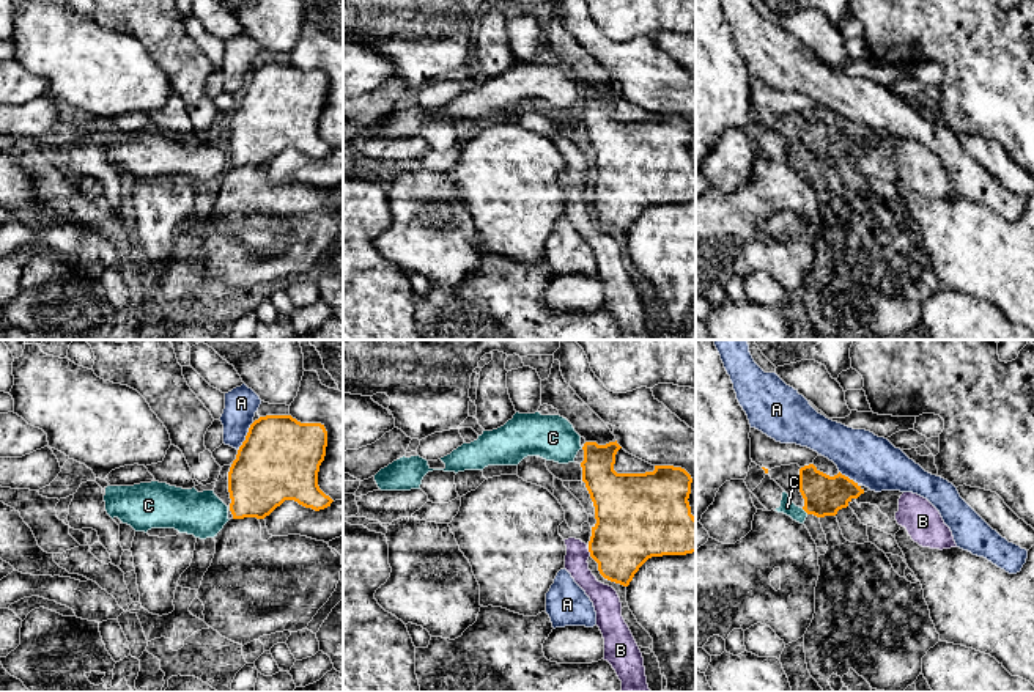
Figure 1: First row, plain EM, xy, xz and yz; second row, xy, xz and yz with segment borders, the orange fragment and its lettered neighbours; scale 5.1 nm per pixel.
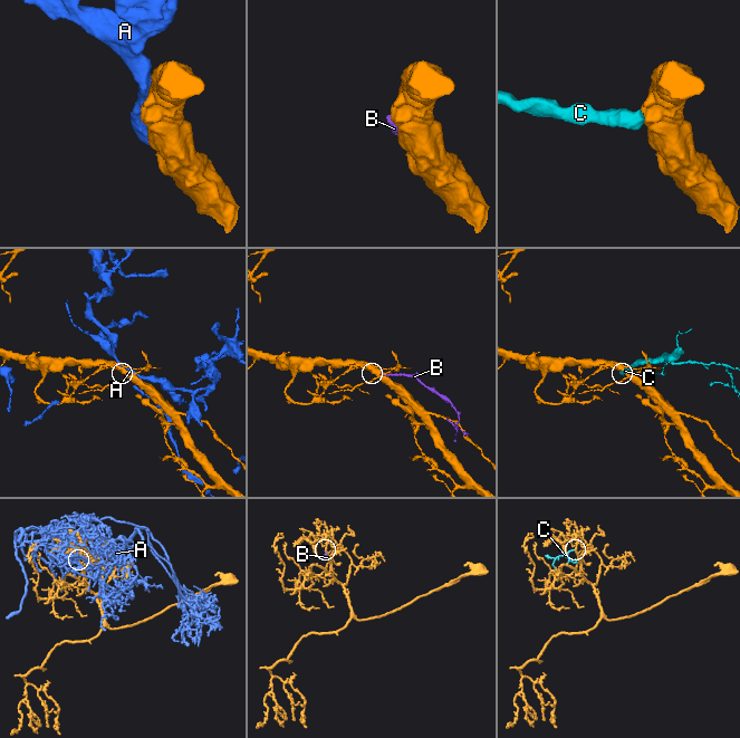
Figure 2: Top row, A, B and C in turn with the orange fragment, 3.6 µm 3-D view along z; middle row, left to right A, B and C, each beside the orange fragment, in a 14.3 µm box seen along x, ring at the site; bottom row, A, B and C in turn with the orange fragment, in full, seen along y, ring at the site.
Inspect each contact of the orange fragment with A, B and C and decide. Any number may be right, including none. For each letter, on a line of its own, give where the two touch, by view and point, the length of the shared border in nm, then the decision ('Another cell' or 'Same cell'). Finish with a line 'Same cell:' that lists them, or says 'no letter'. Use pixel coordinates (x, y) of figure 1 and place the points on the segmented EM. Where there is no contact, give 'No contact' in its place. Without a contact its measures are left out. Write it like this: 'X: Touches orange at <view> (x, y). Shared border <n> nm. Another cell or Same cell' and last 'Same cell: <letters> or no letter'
A: Touches orange at xy (246, 436). Shared border 170 nm. Another cell
B: Touches orange at xz (589, 551). Shared border 40 nm. Another cell
C: Touches orange at yz (805, 510). Shared border 50 nm. Another cell
Same cell: no letter

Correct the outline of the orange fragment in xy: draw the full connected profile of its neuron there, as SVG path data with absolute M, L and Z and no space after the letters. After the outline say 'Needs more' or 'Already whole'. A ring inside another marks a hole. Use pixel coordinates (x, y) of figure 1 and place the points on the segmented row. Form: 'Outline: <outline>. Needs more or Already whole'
Outline: M291 415L255 420L228 472L233 519L264 519L285 500L315 511L334 502L318 486L327 431Z. Already whole

